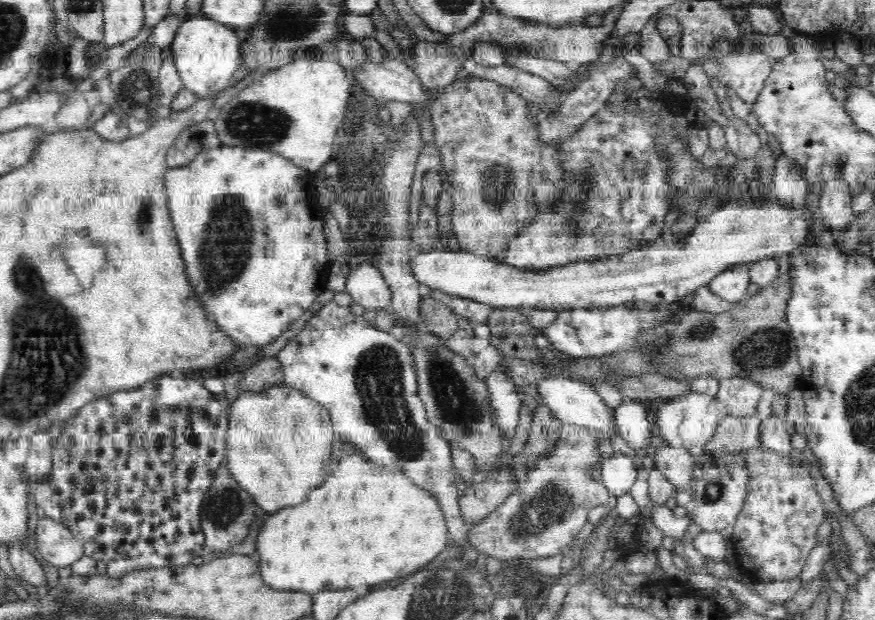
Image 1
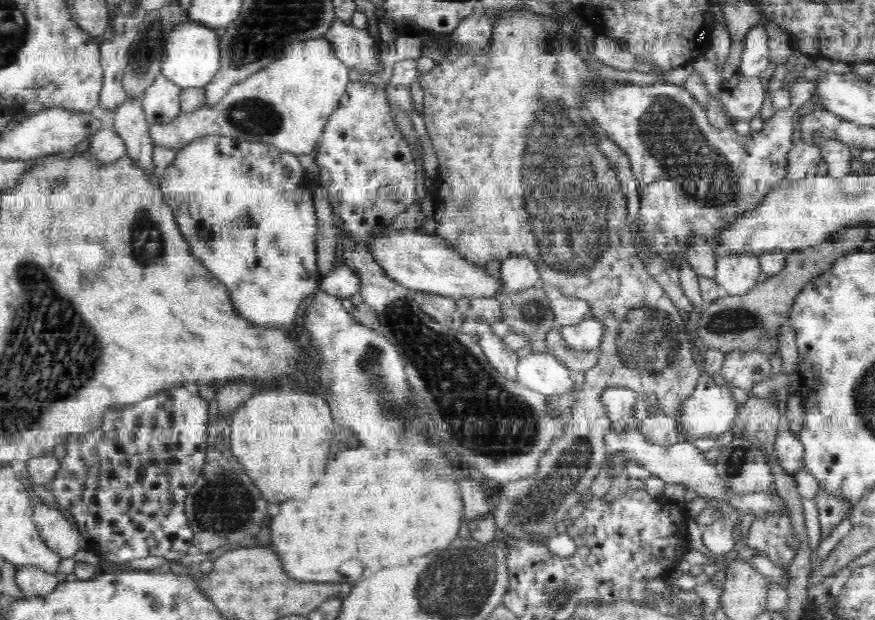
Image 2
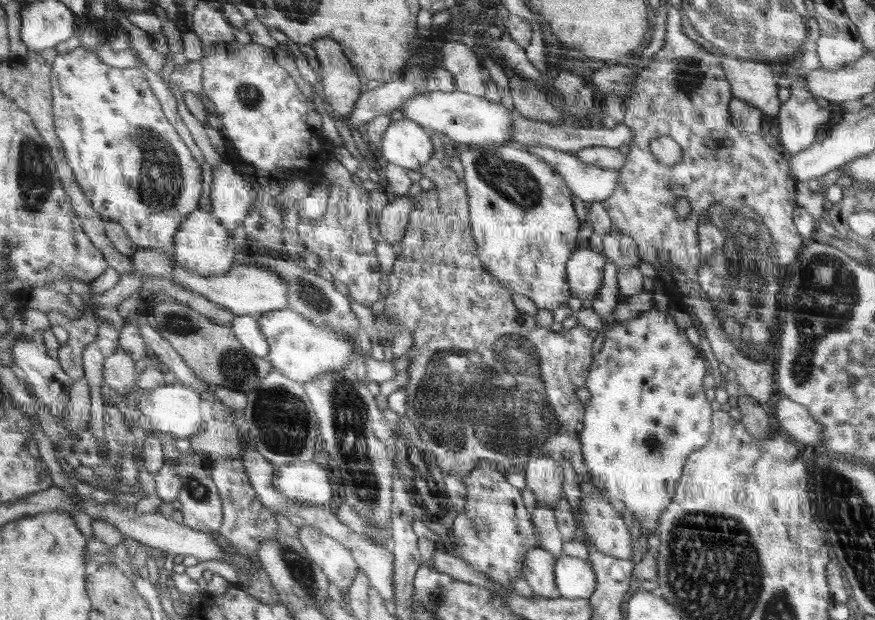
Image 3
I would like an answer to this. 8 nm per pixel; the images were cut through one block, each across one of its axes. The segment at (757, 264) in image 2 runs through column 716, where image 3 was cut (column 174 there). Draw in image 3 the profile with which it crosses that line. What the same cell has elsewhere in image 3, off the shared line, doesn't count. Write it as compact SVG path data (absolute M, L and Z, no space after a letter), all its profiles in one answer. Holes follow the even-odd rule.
M178 262L172 277L174 282L198 294L204 294L210 301L230 309L237 315L252 315L258 318L264 312L288 308L287 286L283 278L269 268L261 268L253 263L250 265L238 263L224 276L206 276L193 273Z

